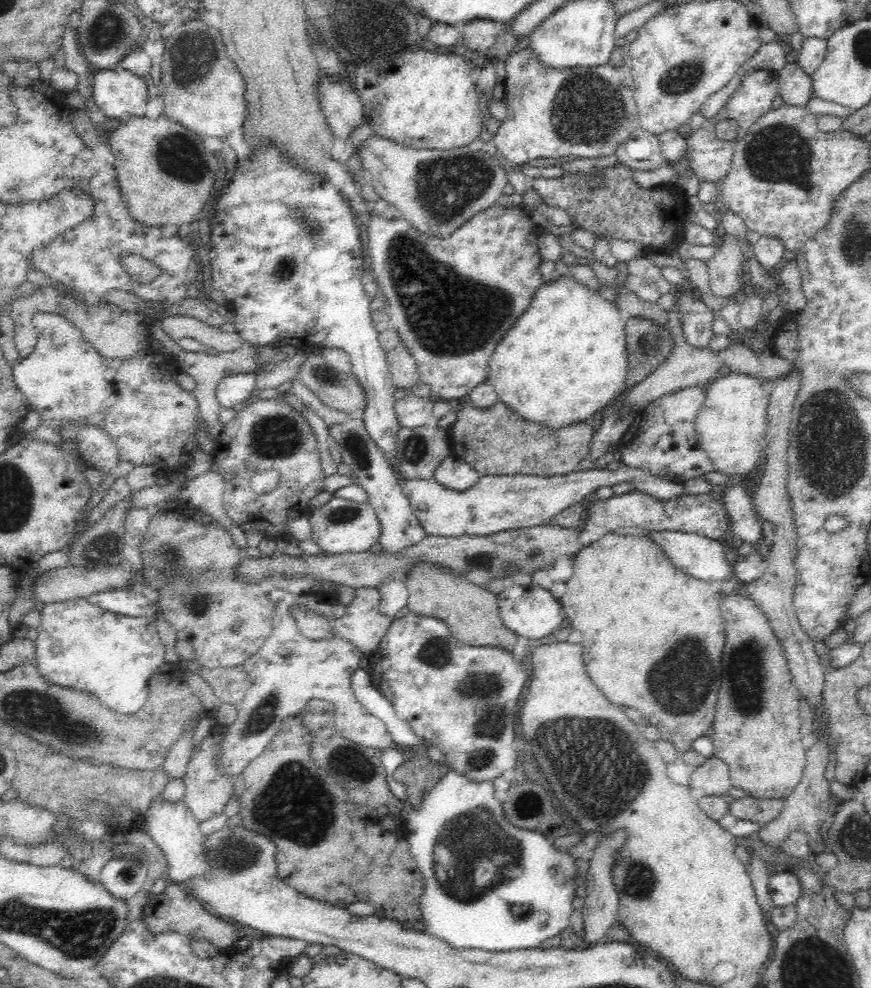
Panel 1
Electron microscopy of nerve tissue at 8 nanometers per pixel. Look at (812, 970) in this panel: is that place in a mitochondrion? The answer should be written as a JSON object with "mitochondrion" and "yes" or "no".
{"mitochondrion":"yes"}

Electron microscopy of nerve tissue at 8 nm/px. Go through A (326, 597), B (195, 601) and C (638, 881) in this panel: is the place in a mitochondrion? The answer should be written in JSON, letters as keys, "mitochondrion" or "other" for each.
{"A":"other","B":"mitochondrion","C":"mitochondrion"}

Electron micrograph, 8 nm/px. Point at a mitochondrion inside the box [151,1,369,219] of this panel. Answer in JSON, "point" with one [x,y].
{"point":[178,156]}

